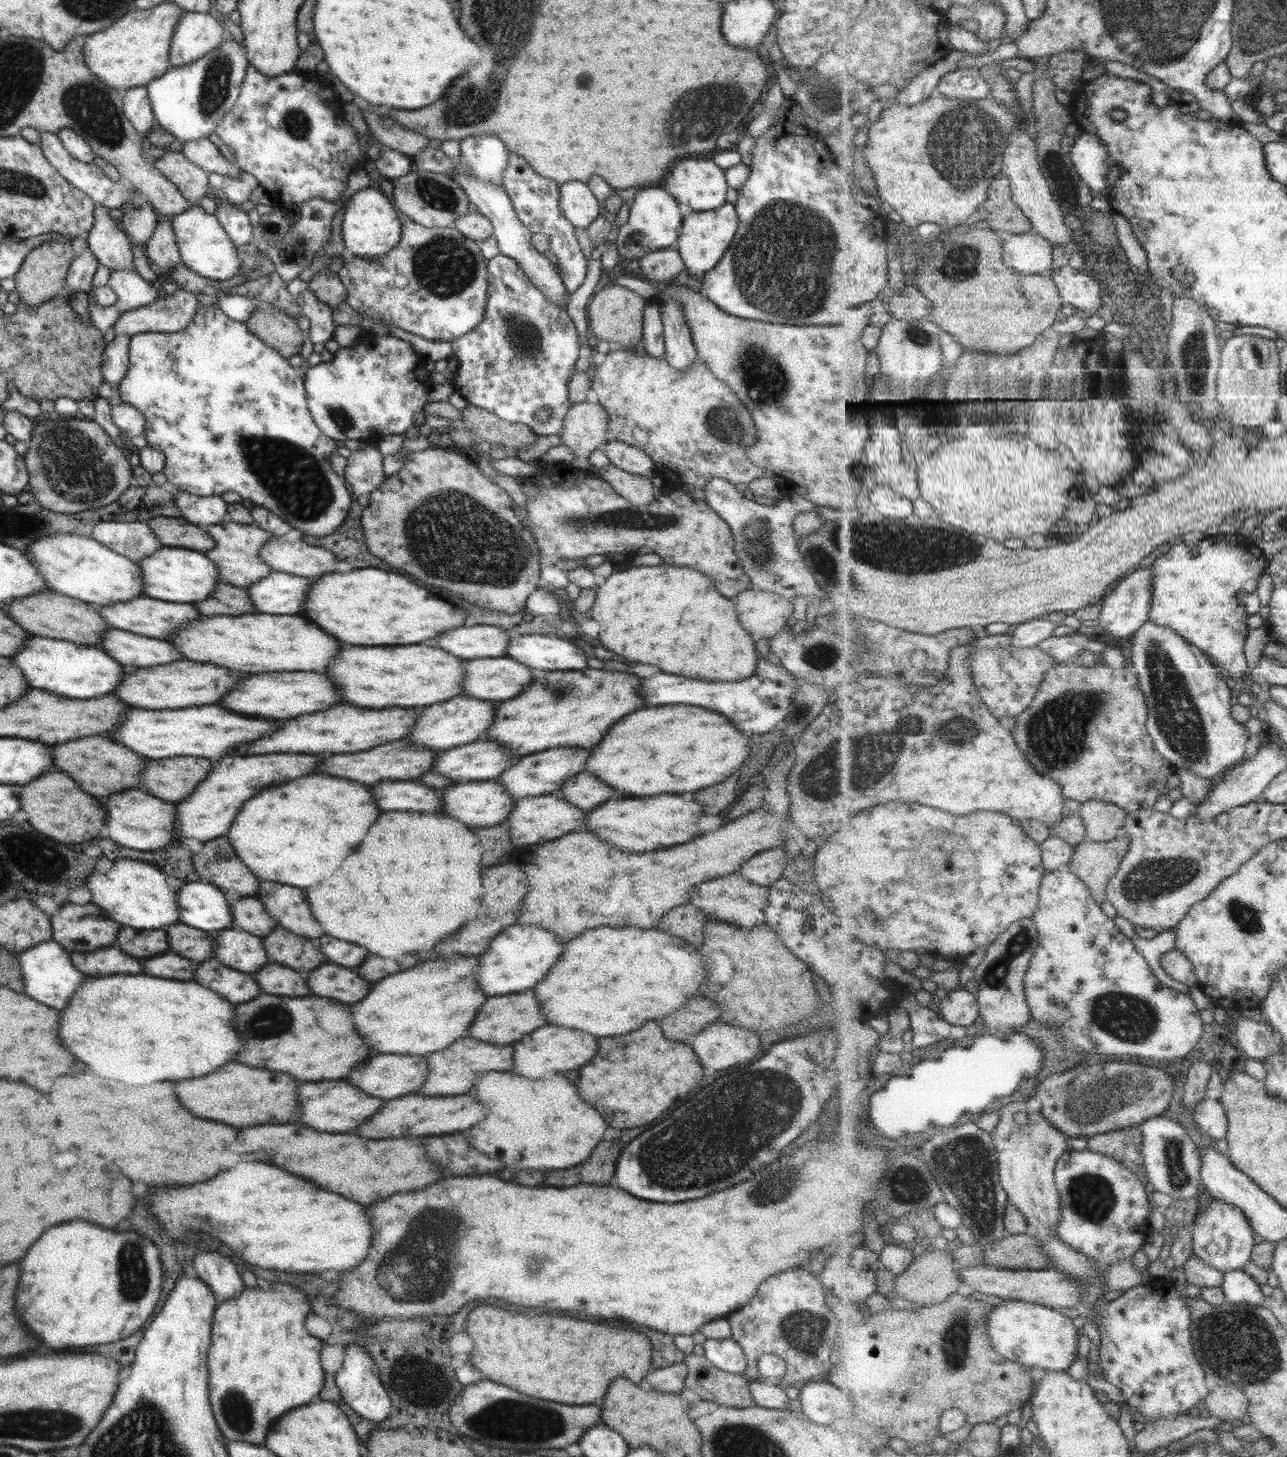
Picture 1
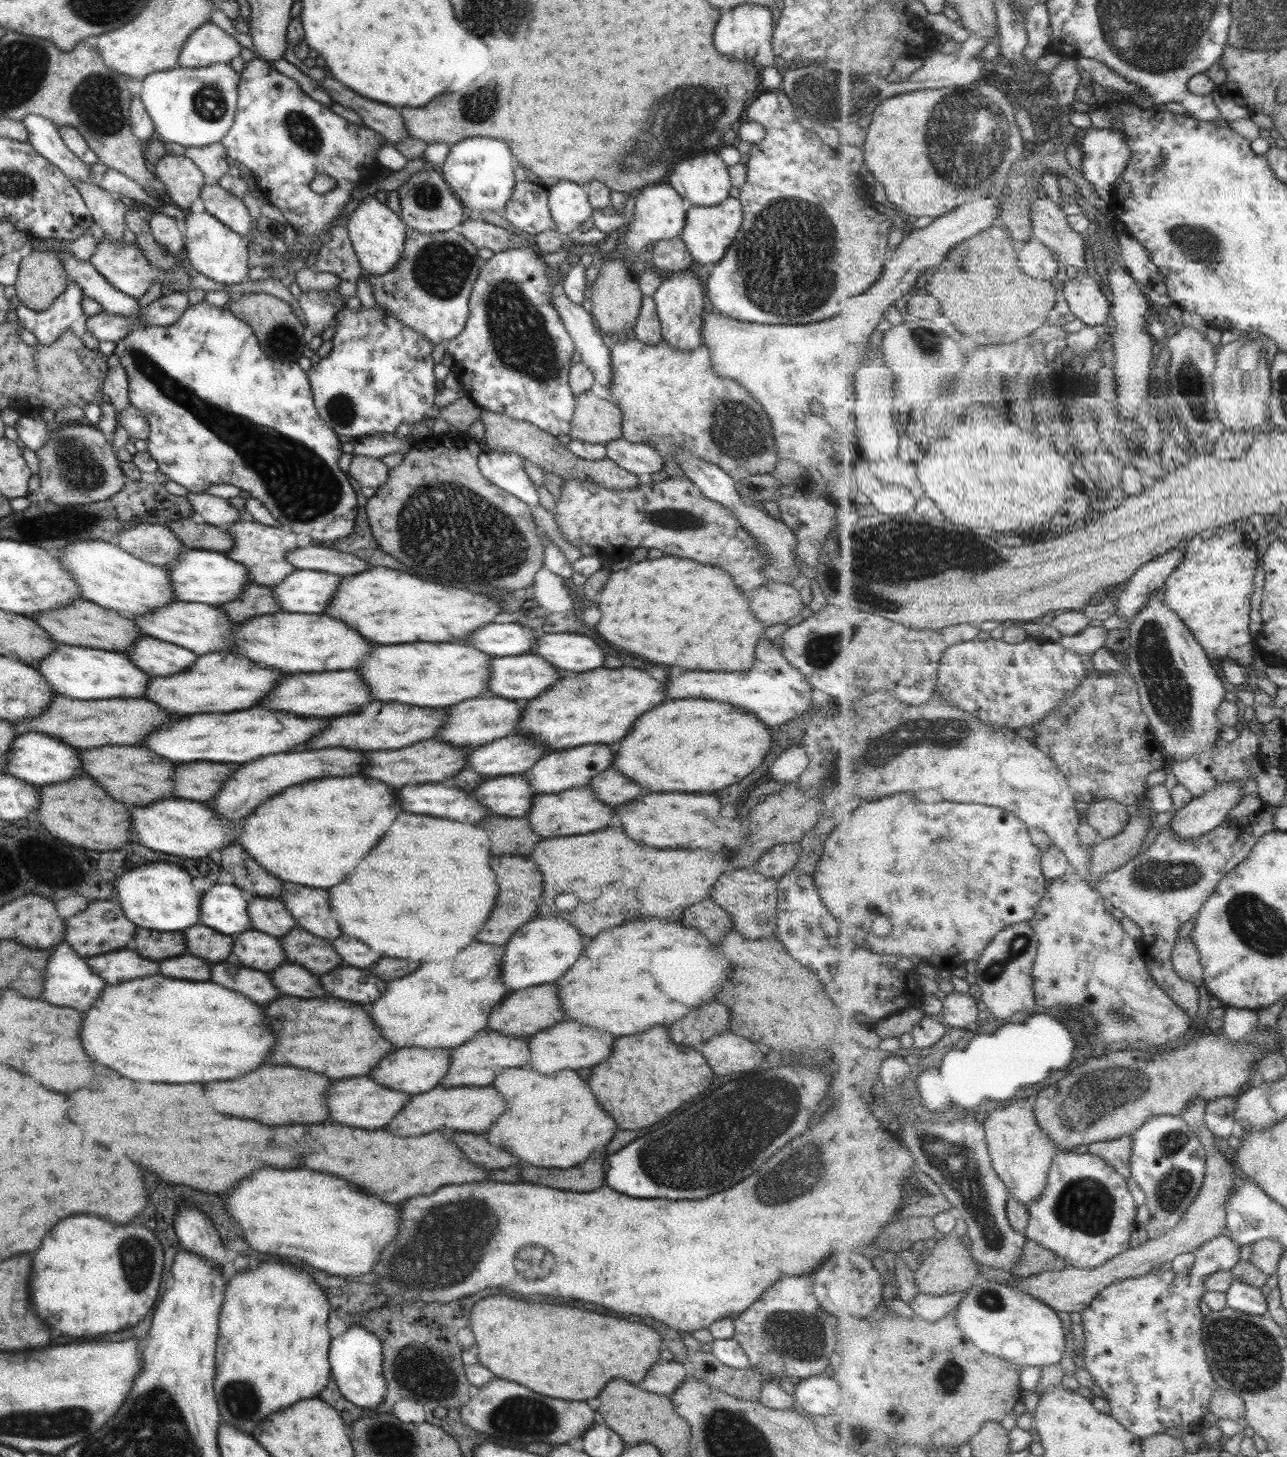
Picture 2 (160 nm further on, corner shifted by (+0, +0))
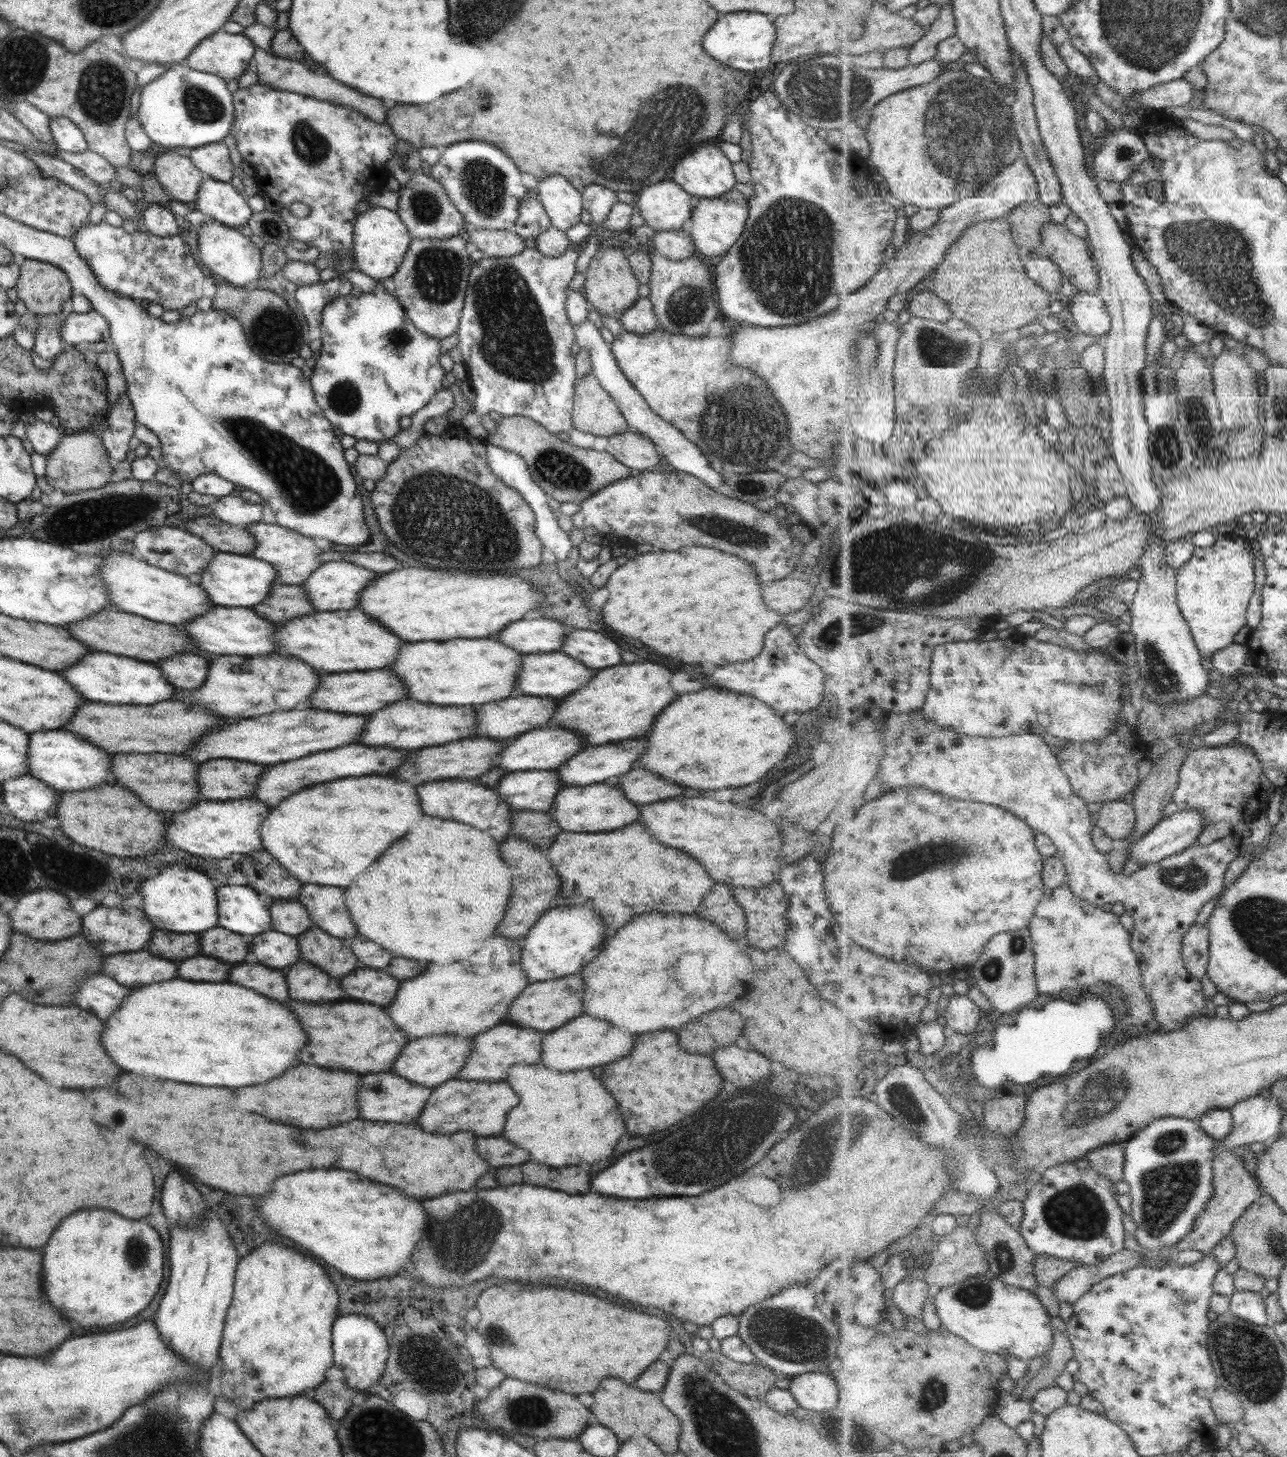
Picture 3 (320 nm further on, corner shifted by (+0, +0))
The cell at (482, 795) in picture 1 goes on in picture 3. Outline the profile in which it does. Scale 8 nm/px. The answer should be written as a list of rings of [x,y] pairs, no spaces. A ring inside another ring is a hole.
[[[548,770],[507,772],[497,785],[497,796],[512,810],[547,813],[554,806],[555,794],[563,787],[558,776]]]

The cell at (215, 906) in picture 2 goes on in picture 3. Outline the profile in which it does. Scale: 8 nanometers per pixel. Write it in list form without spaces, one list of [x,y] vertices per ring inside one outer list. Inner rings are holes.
[[[223,885],[216,888],[217,926],[241,936],[255,936],[272,928],[269,900],[249,885]]]

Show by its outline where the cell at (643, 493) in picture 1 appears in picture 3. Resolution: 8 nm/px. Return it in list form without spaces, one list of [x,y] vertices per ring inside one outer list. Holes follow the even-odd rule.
[[[503,417],[496,424],[495,432],[489,434],[485,442],[518,454],[525,461],[529,474],[537,486],[549,498],[559,503],[581,502],[598,490],[602,490],[604,486],[627,478],[633,473],[630,468],[617,462],[607,451],[580,448],[561,441],[527,417]]]

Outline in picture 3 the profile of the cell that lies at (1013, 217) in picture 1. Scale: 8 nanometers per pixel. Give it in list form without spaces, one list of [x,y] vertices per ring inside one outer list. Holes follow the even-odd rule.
[[[1040,199],[1019,205],[1007,219],[1012,224],[1015,242],[1019,242],[1021,248],[1029,248],[1029,252],[1043,243],[1042,230],[1052,222],[1049,207]]]

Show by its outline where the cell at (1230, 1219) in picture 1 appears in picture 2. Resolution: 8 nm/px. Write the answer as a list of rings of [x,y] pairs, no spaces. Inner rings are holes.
[[[1226,1231],[1219,1238],[1208,1240],[1194,1253],[1196,1261],[1193,1269],[1186,1273],[1160,1270],[1155,1274],[1123,1279],[1123,1282],[1107,1286],[1081,1312],[1086,1338],[1085,1368],[1104,1393],[1110,1405],[1110,1415],[1142,1440],[1165,1437],[1169,1428],[1193,1428],[1210,1410],[1210,1402],[1219,1387],[1213,1380],[1205,1354],[1205,1344],[1202,1341],[1204,1315],[1199,1304],[1204,1298],[1203,1280],[1207,1280],[1214,1272],[1235,1268],[1241,1262],[1241,1245]]]

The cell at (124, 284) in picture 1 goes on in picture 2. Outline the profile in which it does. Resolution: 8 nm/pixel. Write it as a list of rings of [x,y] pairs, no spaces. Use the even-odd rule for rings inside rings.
[[[101,236],[96,240],[93,254],[90,255],[88,261],[95,267],[95,270],[119,292],[126,294],[134,299],[139,299],[146,293],[151,282],[159,282],[161,285],[168,286],[172,292],[185,292],[191,289],[189,275],[185,272],[185,261],[179,259],[172,269],[155,268],[143,254],[137,243],[128,243],[119,239],[118,241],[108,241]]]

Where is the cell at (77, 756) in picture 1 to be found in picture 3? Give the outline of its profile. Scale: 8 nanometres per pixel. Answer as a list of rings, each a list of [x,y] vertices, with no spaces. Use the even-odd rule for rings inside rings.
[[[147,753],[110,755],[114,784],[130,790],[145,806],[163,814],[179,812],[201,799],[198,783],[198,765],[185,756],[175,754]]]

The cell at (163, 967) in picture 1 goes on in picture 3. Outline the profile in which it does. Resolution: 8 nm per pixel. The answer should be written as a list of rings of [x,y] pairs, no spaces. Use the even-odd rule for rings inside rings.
[[[201,954],[177,963],[178,978],[189,982],[225,982],[230,964]]]

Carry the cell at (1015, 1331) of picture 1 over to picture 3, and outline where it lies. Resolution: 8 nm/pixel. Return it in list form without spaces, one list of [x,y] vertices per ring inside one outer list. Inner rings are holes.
[[[986,1275],[972,1276],[963,1282],[953,1284],[934,1292],[937,1314],[947,1330],[964,1338],[979,1350],[1013,1357],[1028,1362],[1043,1356],[1054,1343],[1053,1318],[1033,1291],[1006,1284]]]

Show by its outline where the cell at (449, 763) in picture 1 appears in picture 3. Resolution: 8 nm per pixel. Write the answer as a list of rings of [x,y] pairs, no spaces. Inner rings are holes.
[[[533,729],[527,734],[513,738],[513,740],[515,742],[508,744],[502,754],[499,755],[497,766],[505,768],[509,773],[524,770],[553,771],[585,747],[585,744],[581,742],[582,738],[579,738],[579,734],[567,732],[567,730]]]

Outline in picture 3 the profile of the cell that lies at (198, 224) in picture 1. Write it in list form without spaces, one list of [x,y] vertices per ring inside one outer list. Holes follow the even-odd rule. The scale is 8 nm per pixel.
[[[206,218],[205,222],[195,229],[200,229],[197,233],[199,260],[213,276],[225,279],[233,287],[243,287],[253,280],[258,280],[261,276],[260,250],[248,237],[241,235],[237,228],[232,229]]]

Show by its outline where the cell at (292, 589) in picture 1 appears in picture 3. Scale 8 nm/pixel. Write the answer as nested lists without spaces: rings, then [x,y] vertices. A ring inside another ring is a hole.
[[[333,560],[321,563],[299,588],[305,592],[314,610],[321,612],[349,610],[358,606],[359,595],[363,593],[365,587],[375,581],[376,575],[371,570],[364,569],[355,563]]]

